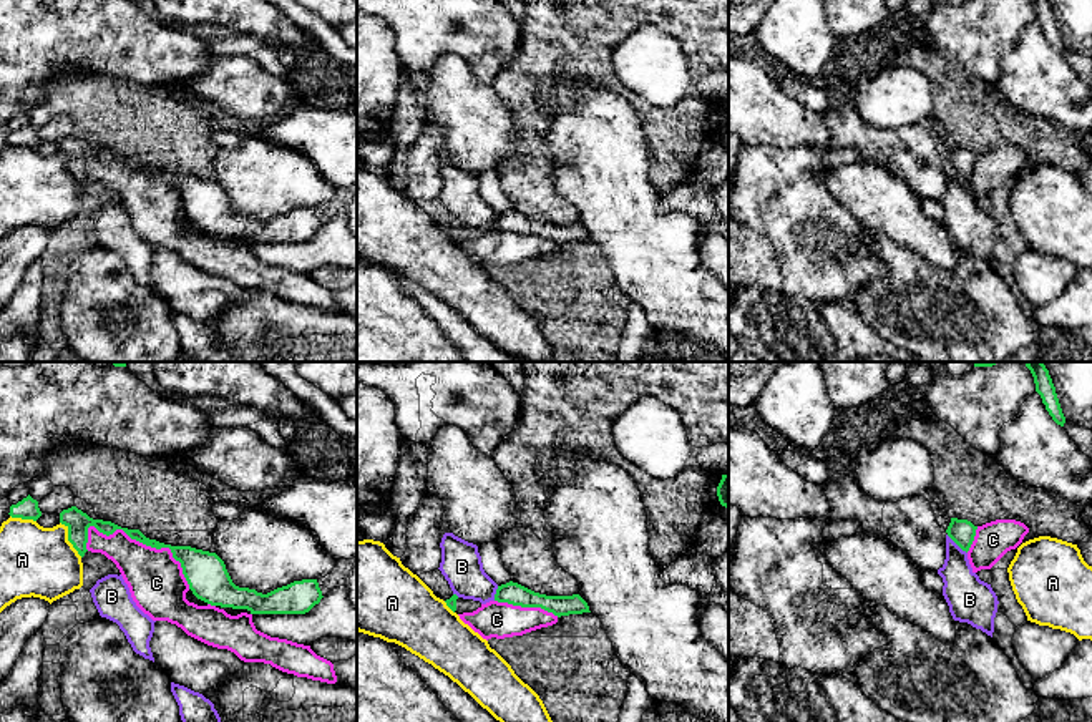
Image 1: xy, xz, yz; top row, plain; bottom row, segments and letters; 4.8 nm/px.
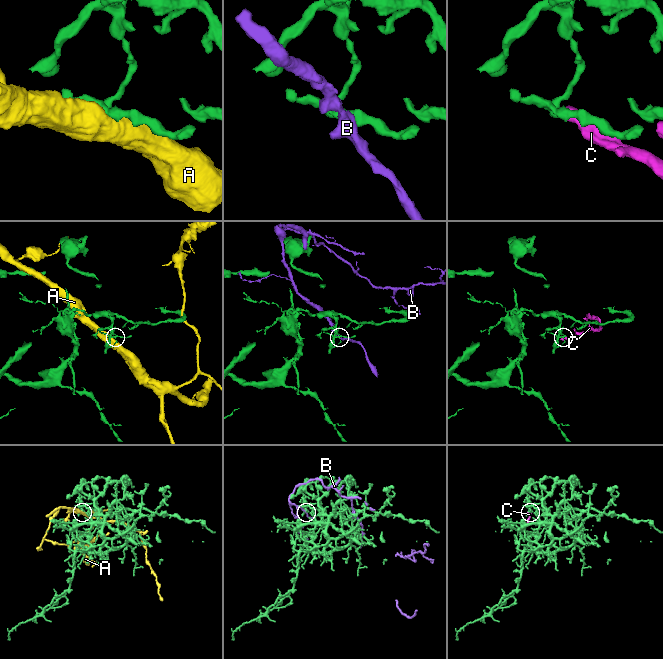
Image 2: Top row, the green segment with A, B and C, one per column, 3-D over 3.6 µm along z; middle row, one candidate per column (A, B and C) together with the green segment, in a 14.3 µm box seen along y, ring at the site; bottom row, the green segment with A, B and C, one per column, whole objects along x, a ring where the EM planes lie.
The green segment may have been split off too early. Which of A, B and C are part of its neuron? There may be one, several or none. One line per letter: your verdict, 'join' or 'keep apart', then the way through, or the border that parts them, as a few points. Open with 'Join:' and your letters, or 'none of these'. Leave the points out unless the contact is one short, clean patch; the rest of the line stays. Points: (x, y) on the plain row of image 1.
Join: none of these
A: keep apart
B: keep apart; border along yz (946, 163), (966, 181)
C: keep apart

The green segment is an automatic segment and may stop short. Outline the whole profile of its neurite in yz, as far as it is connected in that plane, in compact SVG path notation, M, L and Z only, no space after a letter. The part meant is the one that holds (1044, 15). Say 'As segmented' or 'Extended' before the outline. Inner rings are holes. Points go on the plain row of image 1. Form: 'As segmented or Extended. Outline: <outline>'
As segmented. Outline: M1031 0L1031 2L1034 5L1036 20L1041 23L1042 32L1046 33L1046 38L1049 40L1049 43L1057 53L1064 55L1065 45L1062 41L1062 37L1055 22L1055 15L1052 12L1049 0Z

